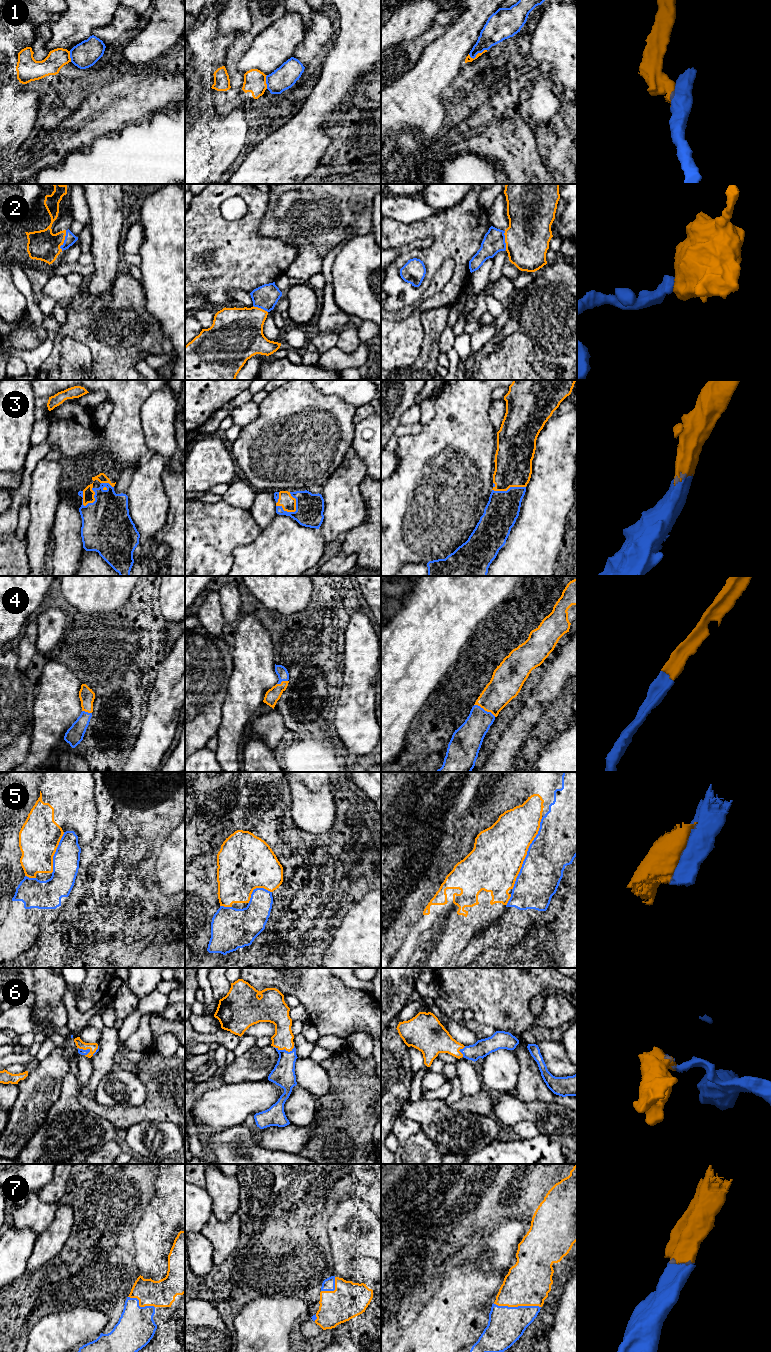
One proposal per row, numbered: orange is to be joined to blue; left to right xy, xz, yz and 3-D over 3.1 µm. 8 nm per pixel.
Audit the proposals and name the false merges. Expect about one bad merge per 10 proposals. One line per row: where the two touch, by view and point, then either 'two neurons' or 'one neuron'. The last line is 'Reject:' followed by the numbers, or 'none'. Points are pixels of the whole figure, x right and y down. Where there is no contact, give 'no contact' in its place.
1: meets blue in yz at (477, 53); two neurons
2: meets blue in xy at (64, 240); one neuron
3: meets blue in xz at (291, 512); one neuron
4: meets blue in yz at (484, 710); one neuron
5: meets blue in yz at (527, 853); two neurons
6: meets blue in xz at (284, 1049); one neuron
7: meets blue in yz at (518, 1306); one neuron
Reject: 1, 5

